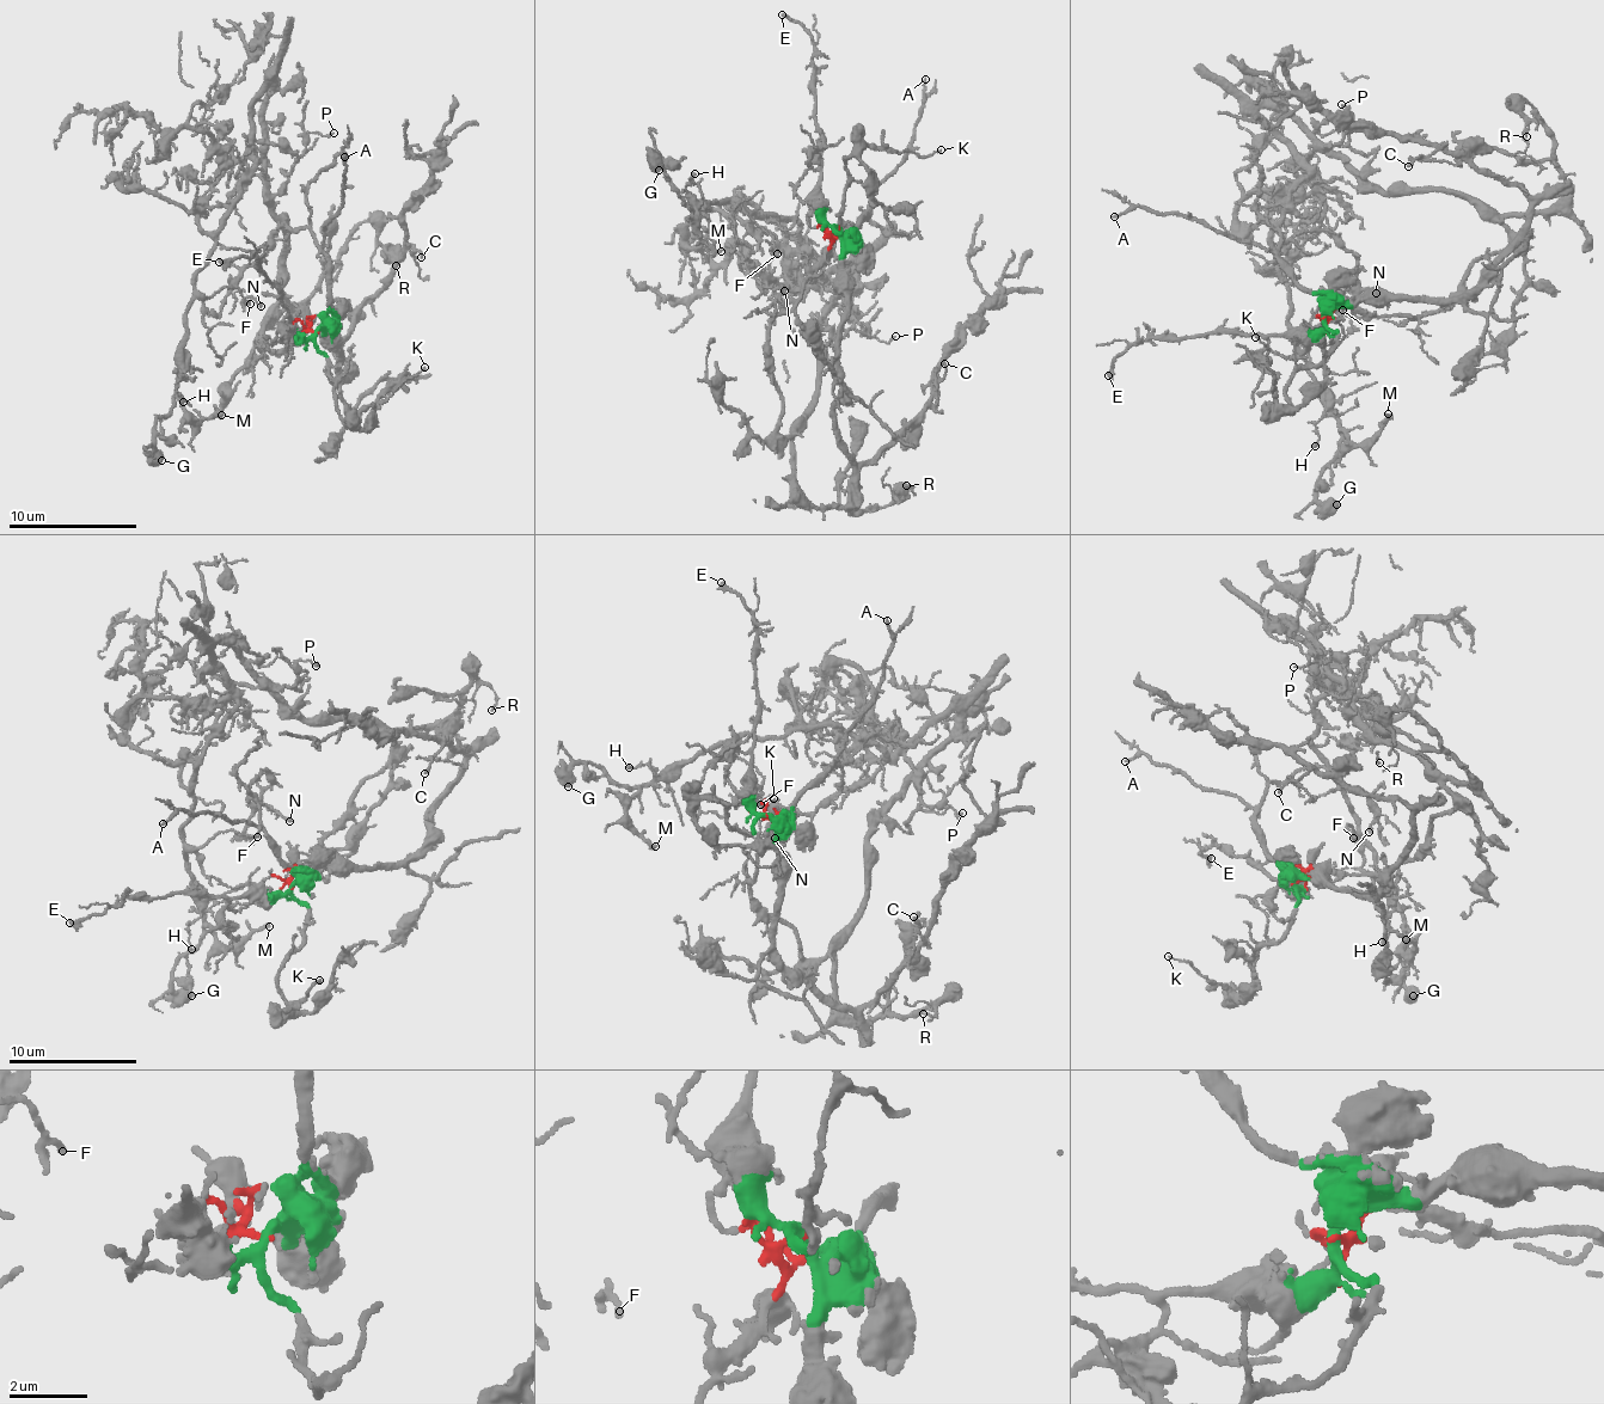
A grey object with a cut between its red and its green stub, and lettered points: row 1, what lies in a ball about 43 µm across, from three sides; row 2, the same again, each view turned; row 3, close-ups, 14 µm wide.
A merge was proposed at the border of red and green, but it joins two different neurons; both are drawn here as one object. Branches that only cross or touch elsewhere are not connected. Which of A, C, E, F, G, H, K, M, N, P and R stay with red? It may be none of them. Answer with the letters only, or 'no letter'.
F, G, H, M, P, R

